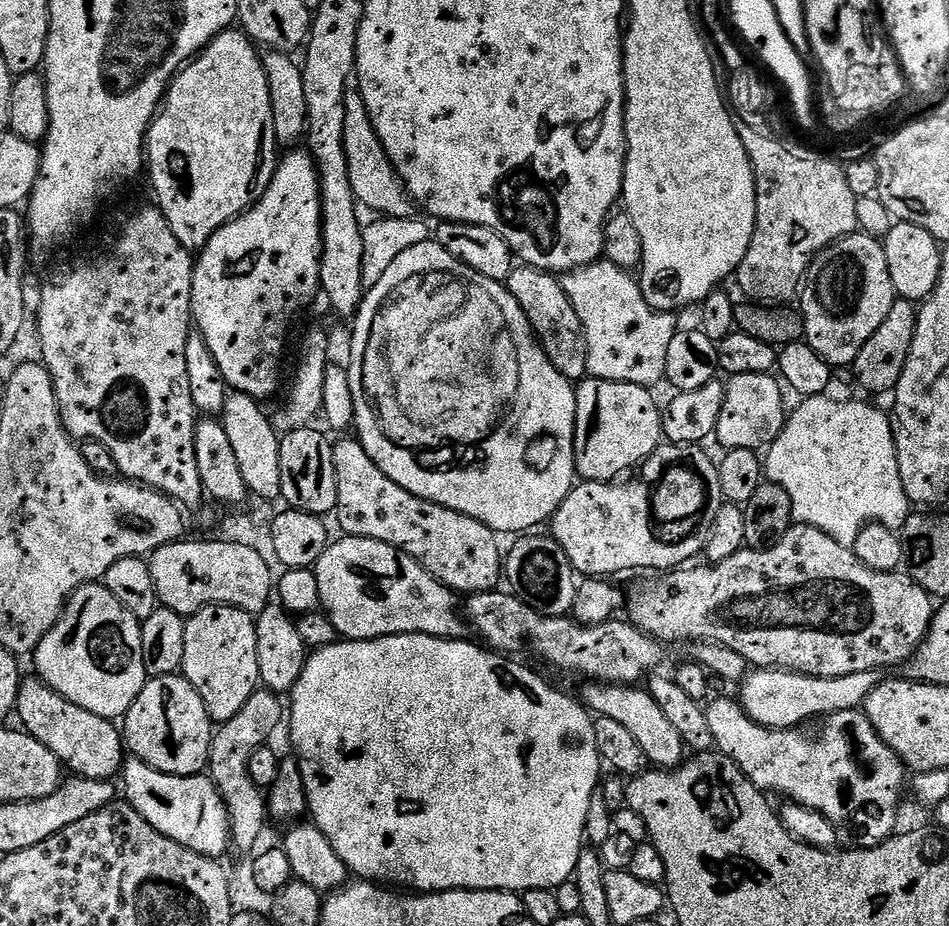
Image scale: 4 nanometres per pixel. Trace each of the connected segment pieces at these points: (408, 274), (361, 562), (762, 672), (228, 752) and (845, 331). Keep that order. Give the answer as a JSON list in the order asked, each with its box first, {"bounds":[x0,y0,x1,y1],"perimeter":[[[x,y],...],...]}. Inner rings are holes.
[{"bounds":[346,239,577,534],"perimeter":[[[435,239],[422,242],[403,250],[394,262],[386,269],[386,274],[378,284],[367,289],[360,309],[354,317],[356,325],[352,328],[352,349],[348,352],[346,367],[350,378],[350,391],[354,394],[355,435],[366,454],[390,478],[390,482],[398,482],[402,490],[410,490],[423,500],[434,502],[438,506],[446,506],[450,510],[458,510],[458,514],[466,514],[486,526],[490,526],[498,534],[516,532],[524,534],[536,530],[540,523],[551,521],[558,506],[572,493],[577,483],[576,475],[576,390],[573,381],[568,380],[546,358],[542,346],[532,335],[532,327],[522,314],[522,306],[514,302],[507,287],[501,281],[491,280],[458,262],[445,248],[437,244]]]},{"bounds":[314,536,469,640],"perimeter":[[[344,536],[337,544],[336,541],[329,543],[314,571],[318,578],[320,608],[332,619],[332,625],[343,639],[373,640],[383,636],[422,634],[443,640],[462,640],[469,635],[469,625],[458,604],[456,608],[457,597],[452,589],[438,583],[418,561],[386,542],[365,536]]]},{"bounds":[738,668,881,729],"perimeter":[[[762,668],[744,677],[742,681],[744,689],[738,693],[738,699],[744,706],[745,714],[762,726],[799,729],[804,726],[807,720],[812,720],[815,716],[827,718],[842,710],[863,709],[866,698],[876,689],[881,679],[879,671],[855,672],[854,674],[846,674],[842,678],[822,678],[821,676],[804,676],[801,672],[785,672],[778,668]]]},{"bounds":[207,690,286,853],"perimeter":[[[258,690],[250,694],[250,699],[234,718],[215,729],[210,754],[208,755],[207,775],[220,792],[222,802],[228,811],[228,821],[232,831],[233,849],[251,853],[257,847],[260,835],[264,832],[264,823],[269,823],[268,801],[265,793],[257,788],[254,778],[250,778],[250,758],[258,749],[269,743],[268,739],[276,732],[276,727],[286,720],[286,704],[279,695],[267,690]]]},{"bounds":[798,230,897,366],"perimeter":[[[859,230],[843,236],[814,257],[804,278],[798,296],[798,311],[804,318],[804,340],[826,363],[850,366],[858,358],[858,350],[870,342],[870,334],[882,326],[897,299],[883,243]]]}]

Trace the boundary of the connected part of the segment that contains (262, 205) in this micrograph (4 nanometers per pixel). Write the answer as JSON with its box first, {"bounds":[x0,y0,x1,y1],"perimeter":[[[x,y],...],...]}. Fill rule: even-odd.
{"bounds":[192,150,322,402],"perimeter":[[[288,150],[288,152],[279,157],[278,163],[276,165],[276,172],[272,176],[272,181],[270,186],[262,194],[262,198],[257,200],[247,212],[243,212],[240,216],[236,216],[232,219],[226,226],[222,226],[216,233],[210,238],[210,242],[206,242],[206,246],[201,248],[198,255],[194,260],[194,278],[192,279],[192,319],[194,321],[195,327],[201,334],[206,338],[206,346],[210,346],[210,354],[214,354],[214,362],[218,362],[218,370],[222,370],[222,378],[226,378],[229,389],[232,392],[245,392],[248,396],[254,396],[257,400],[264,402],[267,401],[267,396],[272,396],[280,388],[280,367],[284,364],[284,347],[288,344],[288,331],[292,328],[292,319],[311,302],[315,296],[319,297],[321,295],[320,290],[320,255],[322,254],[322,214],[320,213],[320,175],[316,169],[316,164],[312,161],[312,153],[307,150],[301,150],[301,152],[292,152],[296,150]]]}

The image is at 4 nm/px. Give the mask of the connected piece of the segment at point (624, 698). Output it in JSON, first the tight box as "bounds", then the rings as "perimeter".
{"bounds":[583,682,686,770],"perimeter":[[[588,682],[583,685],[583,703],[589,713],[596,716],[605,716],[621,726],[626,726],[626,731],[631,734],[646,750],[649,765],[660,770],[678,768],[686,759],[686,747],[682,734],[671,724],[670,718],[662,714],[662,706],[652,697],[647,690],[640,686],[625,686],[623,684],[598,684]]]}

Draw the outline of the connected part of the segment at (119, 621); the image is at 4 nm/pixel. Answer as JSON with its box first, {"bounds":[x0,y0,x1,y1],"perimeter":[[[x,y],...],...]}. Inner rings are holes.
{"bounds":[34,583,150,721],"perimeter":[[[103,583],[84,584],[68,599],[67,604],[64,605],[63,614],[58,618],[58,622],[52,627],[50,634],[46,634],[46,638],[42,638],[42,642],[36,647],[34,653],[34,659],[36,659],[35,675],[44,683],[50,685],[58,694],[62,694],[62,698],[74,702],[74,706],[82,706],[82,710],[90,710],[90,714],[98,714],[107,720],[119,721],[130,710],[134,698],[138,698],[138,694],[150,679],[146,666],[142,662],[142,630],[140,626],[141,621],[136,620],[134,614],[130,614],[130,610],[126,610],[126,606],[122,606],[122,602],[118,602],[118,598],[114,598],[114,594],[110,594],[110,590],[106,590]]]}

